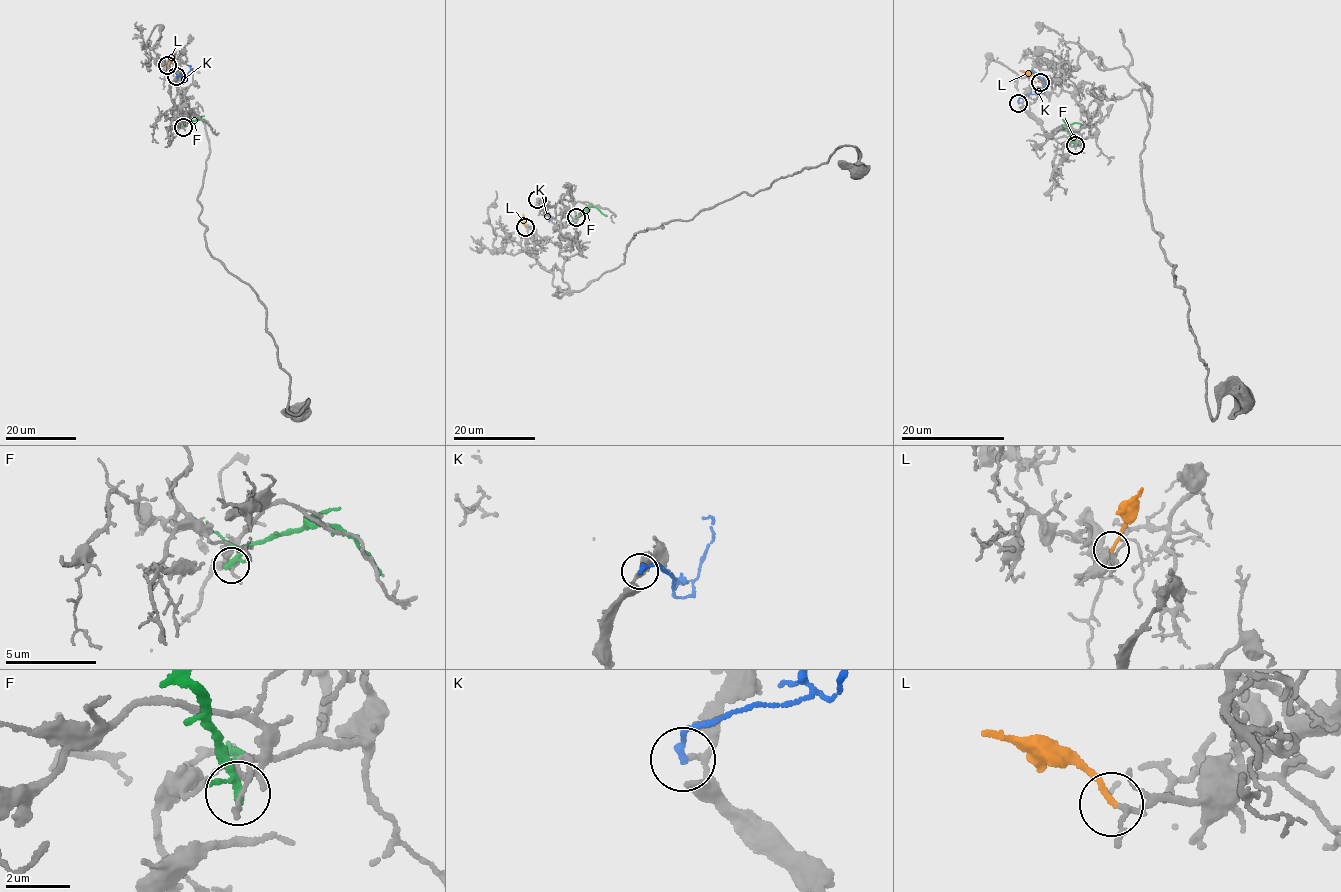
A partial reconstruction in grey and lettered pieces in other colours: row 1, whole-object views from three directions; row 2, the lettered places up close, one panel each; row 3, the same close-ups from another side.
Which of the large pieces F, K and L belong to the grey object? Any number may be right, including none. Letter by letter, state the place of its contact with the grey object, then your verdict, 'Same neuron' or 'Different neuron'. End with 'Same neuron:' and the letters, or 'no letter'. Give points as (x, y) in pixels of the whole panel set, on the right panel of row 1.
F: Touches grey at (1075, 145). Different neuron
K: Touches grey at (1018, 103). Different neuron
L: Touches grey at (1040, 82). Same neuron
Same neuron: L

